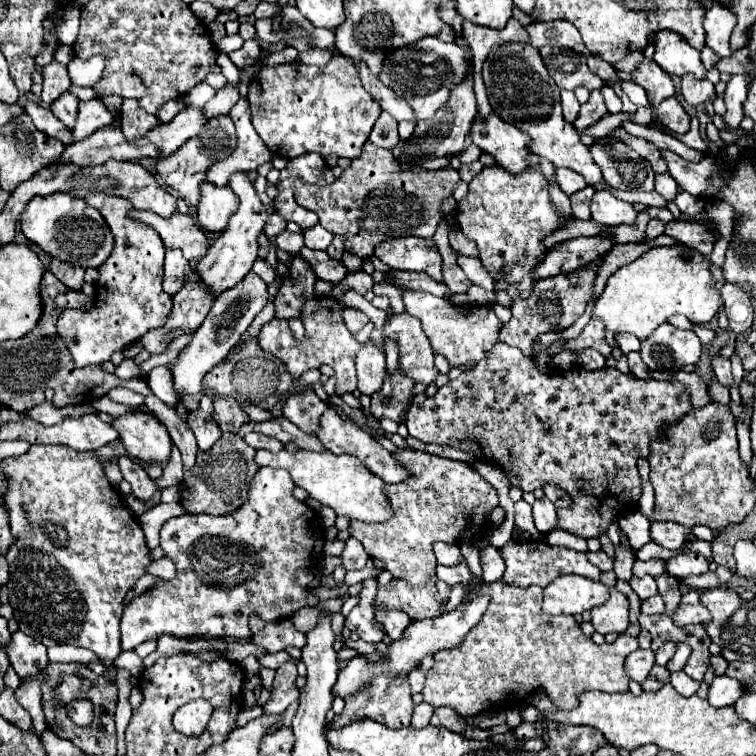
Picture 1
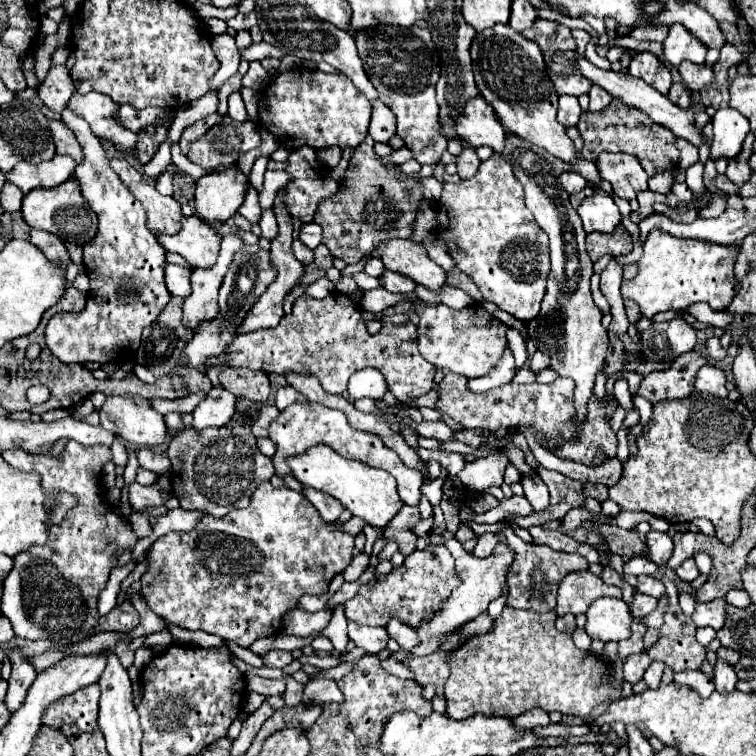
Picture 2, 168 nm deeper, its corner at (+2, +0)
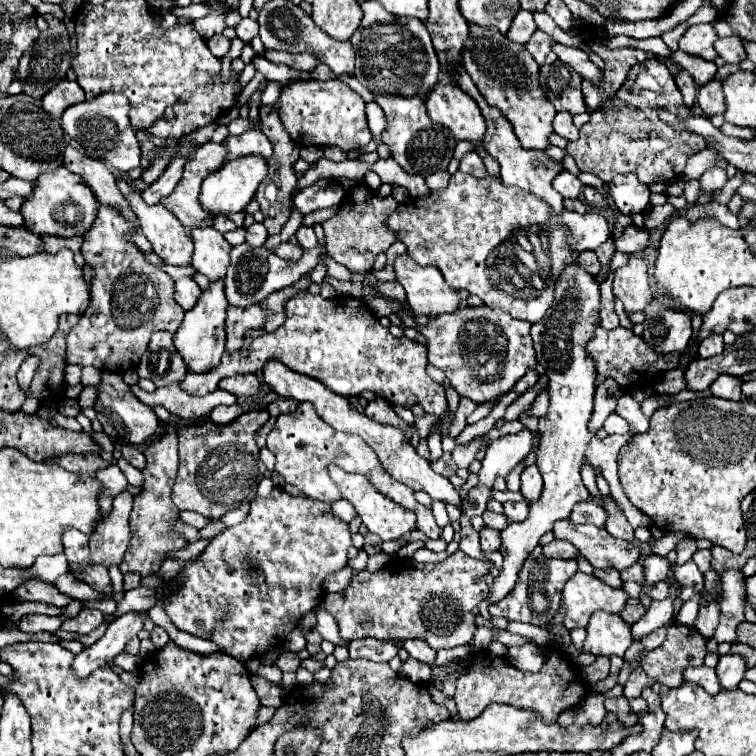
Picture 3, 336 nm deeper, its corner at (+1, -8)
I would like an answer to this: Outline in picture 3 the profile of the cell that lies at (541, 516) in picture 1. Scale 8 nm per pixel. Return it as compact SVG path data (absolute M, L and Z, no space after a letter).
M532 464L522 472L522 490L520 490L528 502L534 502L540 498L542 492L542 476L538 468Z

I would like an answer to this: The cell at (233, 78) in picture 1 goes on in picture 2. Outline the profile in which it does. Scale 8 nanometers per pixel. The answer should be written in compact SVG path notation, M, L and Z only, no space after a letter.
M233 92L228 97L228 115L233 118L233 120L247 120L247 112L245 112L245 104L242 100L240 92Z

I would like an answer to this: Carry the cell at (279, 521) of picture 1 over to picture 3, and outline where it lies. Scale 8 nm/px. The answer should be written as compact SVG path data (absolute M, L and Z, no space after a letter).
M274 488L268 498L252 500L248 518L220 532L200 558L186 566L182 572L186 576L184 586L176 596L172 596L166 612L178 630L190 632L198 638L210 636L224 652L246 662L254 656L266 654L268 650L284 646L286 636L300 626L302 616L322 602L324 576L346 566L350 546L352 534L348 524L334 516L328 502L302 494L292 496L282 488Z

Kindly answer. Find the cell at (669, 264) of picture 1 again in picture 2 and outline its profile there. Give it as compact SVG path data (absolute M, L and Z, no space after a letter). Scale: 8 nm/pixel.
M651 230L637 262L639 272L635 278L621 284L621 294L639 304L641 318L653 318L665 310L687 310L697 302L707 302L715 312L725 310L737 290L737 280L733 276L737 254L739 248L731 250L729 246L675 238Z

